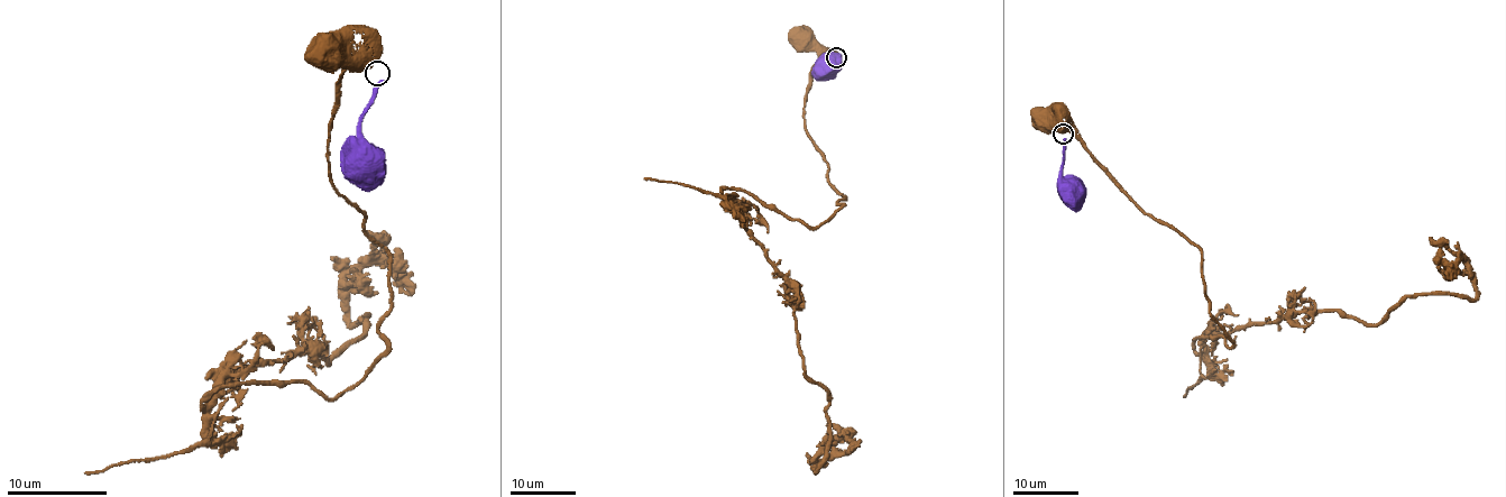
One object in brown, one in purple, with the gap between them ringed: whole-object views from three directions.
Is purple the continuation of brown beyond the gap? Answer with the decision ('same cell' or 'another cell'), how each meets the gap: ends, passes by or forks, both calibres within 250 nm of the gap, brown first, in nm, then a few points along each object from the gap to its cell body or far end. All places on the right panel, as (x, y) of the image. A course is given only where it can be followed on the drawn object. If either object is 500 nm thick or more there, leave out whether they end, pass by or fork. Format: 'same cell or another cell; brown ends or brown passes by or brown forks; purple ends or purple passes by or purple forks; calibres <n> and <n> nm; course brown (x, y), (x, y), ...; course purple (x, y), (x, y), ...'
another cell; brown ends; purple ends; calibres 360 and 240 nm; course brown (1063, 129), (1043, 127), (1038, 121), (1045, 119); course purple (1064, 139), (1063, 176), (1077, 186), (1074, 193)

